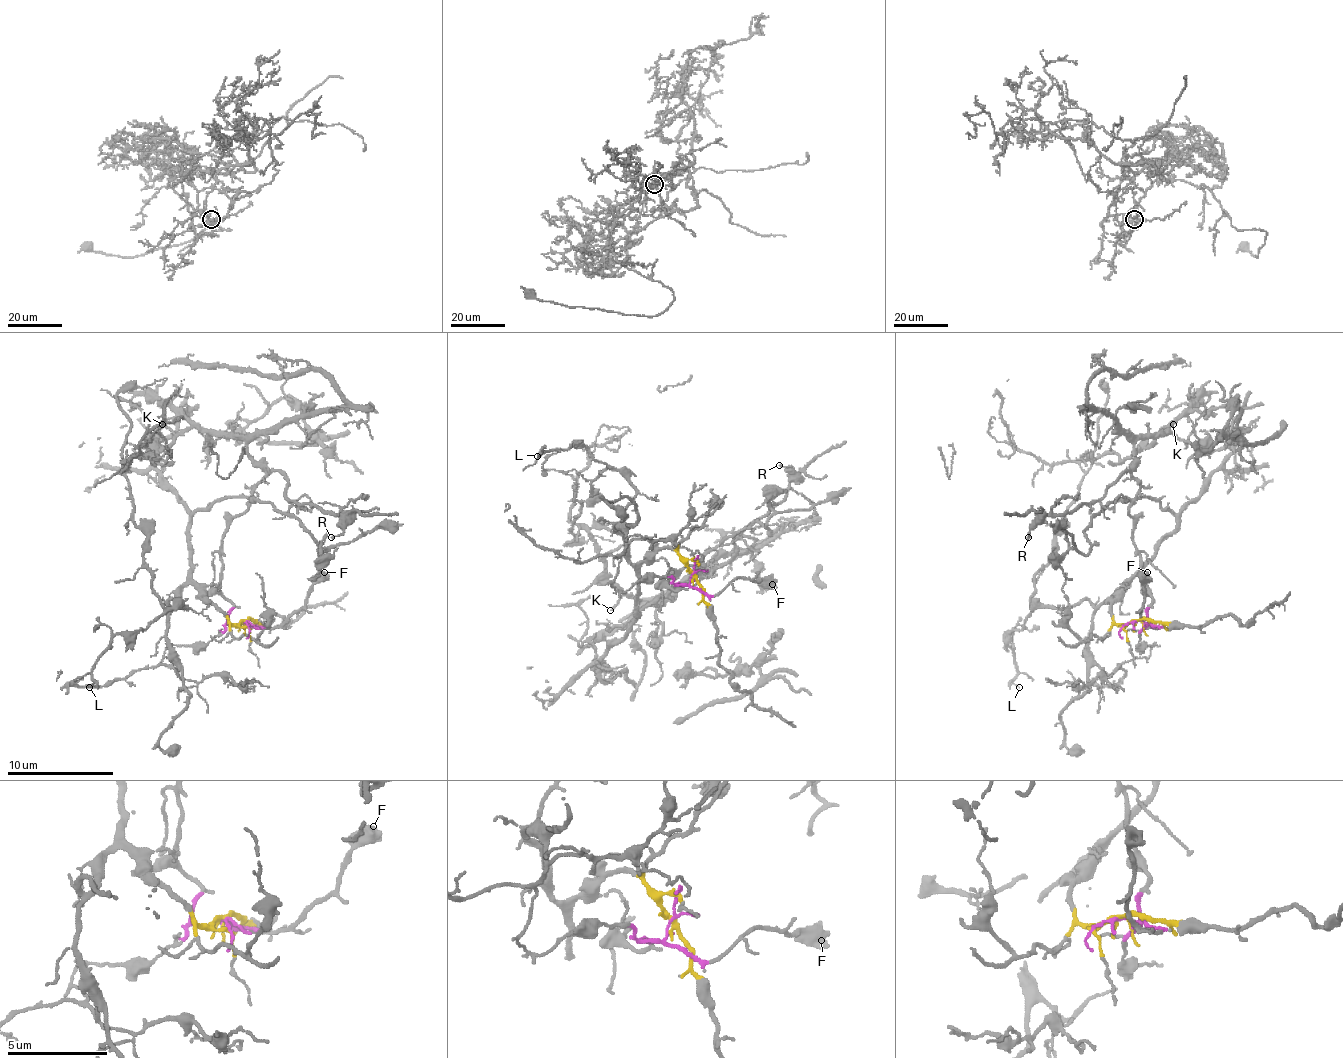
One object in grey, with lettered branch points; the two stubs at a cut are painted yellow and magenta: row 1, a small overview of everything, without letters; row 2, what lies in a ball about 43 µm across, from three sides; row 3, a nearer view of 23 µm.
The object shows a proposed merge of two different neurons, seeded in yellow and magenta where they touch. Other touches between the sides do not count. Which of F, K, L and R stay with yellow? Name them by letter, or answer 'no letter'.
L

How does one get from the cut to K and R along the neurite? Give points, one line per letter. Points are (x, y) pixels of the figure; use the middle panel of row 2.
K: (693, 575), (675, 590), (667, 582), (669, 569), (712, 569), (662, 601), (624, 596), (611, 609)
R: (693, 575), (675, 590), (667, 582), (669, 569), (707, 577), (736, 551), (786, 495), (792, 466), (778, 466)

